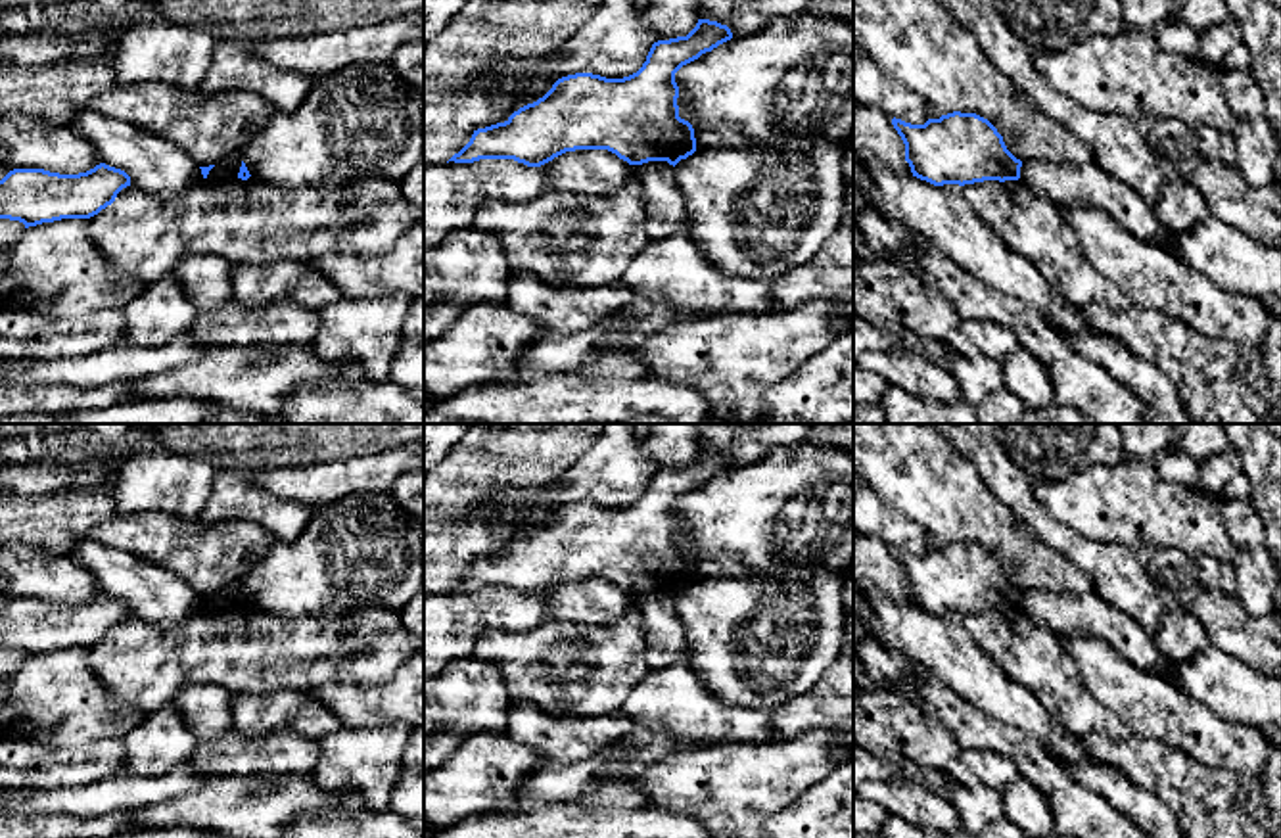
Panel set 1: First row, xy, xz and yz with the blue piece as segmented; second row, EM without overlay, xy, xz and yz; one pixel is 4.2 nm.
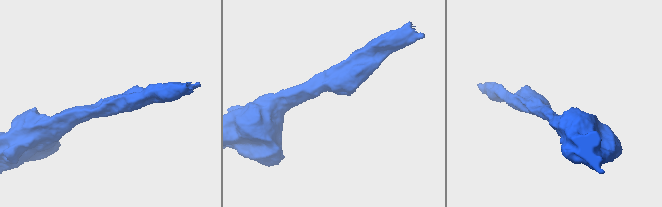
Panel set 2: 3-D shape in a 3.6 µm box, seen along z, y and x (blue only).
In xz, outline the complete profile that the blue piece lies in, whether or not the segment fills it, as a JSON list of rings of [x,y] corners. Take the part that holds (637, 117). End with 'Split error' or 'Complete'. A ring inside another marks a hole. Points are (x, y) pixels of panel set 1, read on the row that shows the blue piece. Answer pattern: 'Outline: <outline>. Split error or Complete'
Outline: [[[698,19],[687,36],[654,42],[642,67],[629,77],[606,79],[593,73],[562,77],[543,98],[520,107],[504,123],[474,130],[470,142],[449,161],[514,159],[541,167],[566,151],[608,150],[629,165],[667,161],[675,167],[696,151],[694,128],[679,117],[675,73],[731,38],[727,25]]]. Complete

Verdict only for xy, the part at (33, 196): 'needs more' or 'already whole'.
already whole

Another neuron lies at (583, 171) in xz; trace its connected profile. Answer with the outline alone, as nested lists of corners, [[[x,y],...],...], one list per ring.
[[[608,150],[566,151],[541,165],[548,190],[612,196],[629,180],[631,165]]]

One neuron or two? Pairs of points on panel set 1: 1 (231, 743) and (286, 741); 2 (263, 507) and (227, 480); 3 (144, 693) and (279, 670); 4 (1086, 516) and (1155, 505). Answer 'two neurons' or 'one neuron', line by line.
1: one neuron
2: one neuron
3: one neuron
4: one neuron

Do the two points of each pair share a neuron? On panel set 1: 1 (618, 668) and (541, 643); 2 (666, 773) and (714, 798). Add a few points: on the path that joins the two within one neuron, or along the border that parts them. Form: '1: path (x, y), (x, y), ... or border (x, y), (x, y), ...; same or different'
1: path (599, 660), (560, 656); same
2: path (677, 781), (693, 781), (702, 787); same

